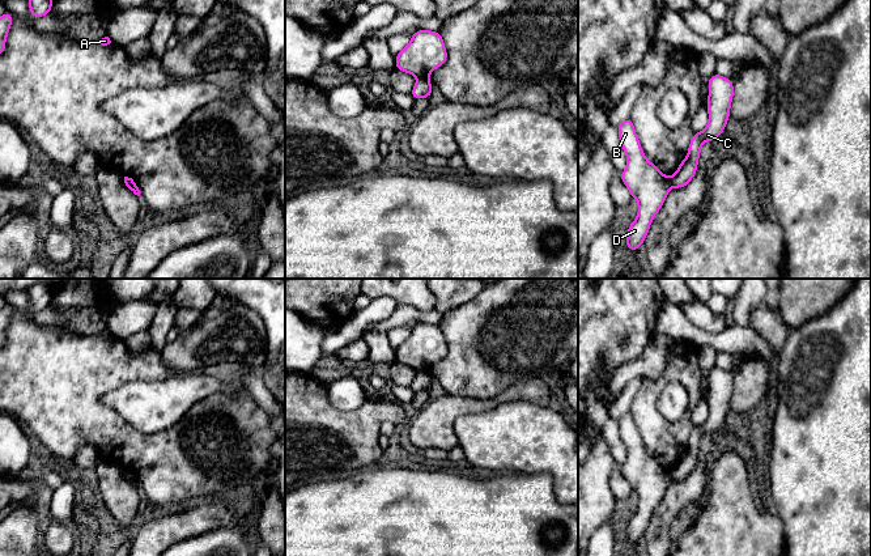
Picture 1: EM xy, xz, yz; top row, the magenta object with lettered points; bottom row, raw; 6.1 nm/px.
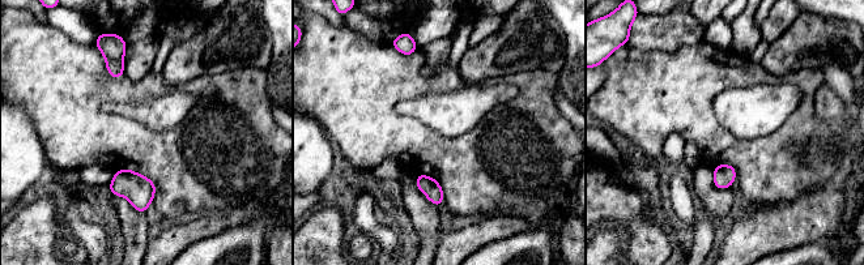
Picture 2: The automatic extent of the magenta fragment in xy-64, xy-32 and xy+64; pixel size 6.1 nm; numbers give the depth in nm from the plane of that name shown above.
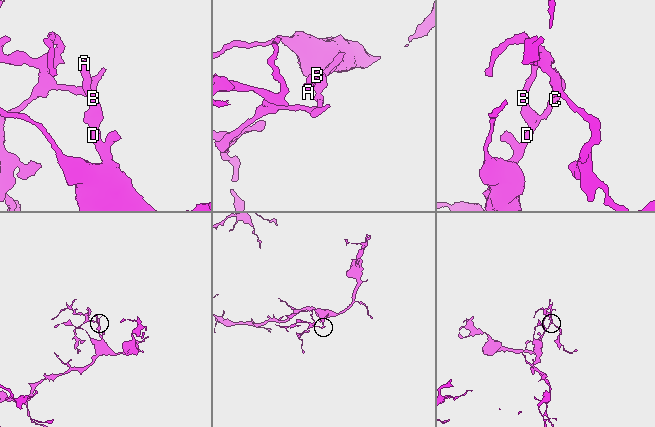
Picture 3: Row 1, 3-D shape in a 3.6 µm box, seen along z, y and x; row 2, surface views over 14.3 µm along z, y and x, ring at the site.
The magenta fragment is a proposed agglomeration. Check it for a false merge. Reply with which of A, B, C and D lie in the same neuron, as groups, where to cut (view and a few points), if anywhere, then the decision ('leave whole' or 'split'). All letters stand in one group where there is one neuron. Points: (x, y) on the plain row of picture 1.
A B D / C | xz (419, 370), (426, 372) | split

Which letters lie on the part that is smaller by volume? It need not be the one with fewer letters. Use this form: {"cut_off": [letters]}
{"cut_off": ["C"]}

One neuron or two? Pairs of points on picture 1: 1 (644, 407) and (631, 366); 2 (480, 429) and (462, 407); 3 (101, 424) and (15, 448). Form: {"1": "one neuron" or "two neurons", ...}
{"1": "two neurons", "2": "two neurons", "3": "two neurons"}

